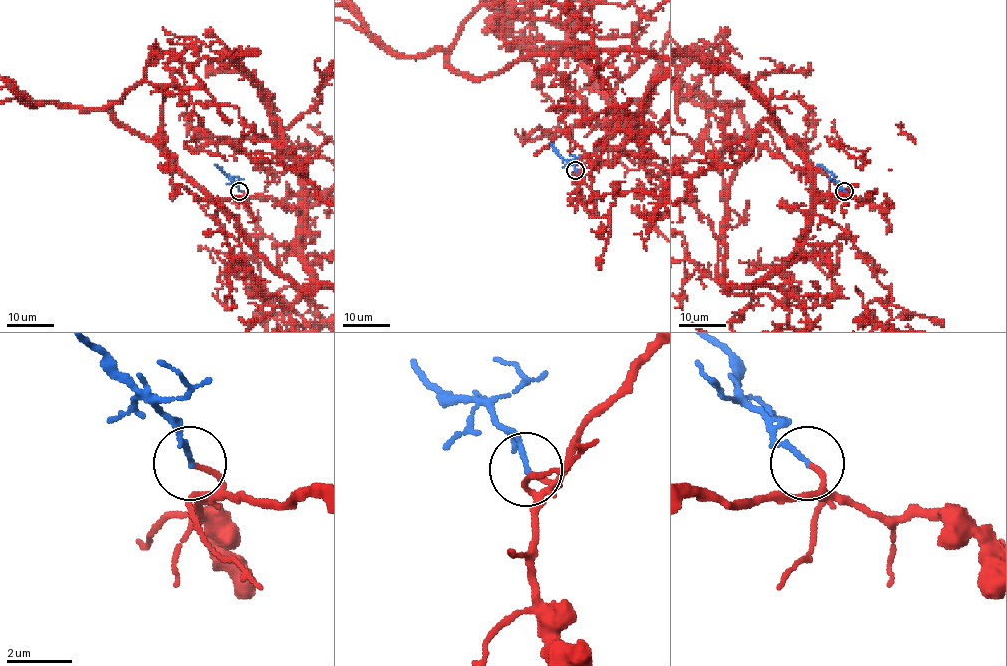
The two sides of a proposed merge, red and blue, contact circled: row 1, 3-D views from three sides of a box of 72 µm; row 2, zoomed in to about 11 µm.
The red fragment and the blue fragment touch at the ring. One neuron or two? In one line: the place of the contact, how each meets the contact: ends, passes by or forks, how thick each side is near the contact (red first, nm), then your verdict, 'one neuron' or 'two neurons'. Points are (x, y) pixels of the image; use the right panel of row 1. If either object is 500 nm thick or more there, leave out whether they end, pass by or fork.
(844, 191) | red ends | blue ends | 140/150 nm | one neuron

